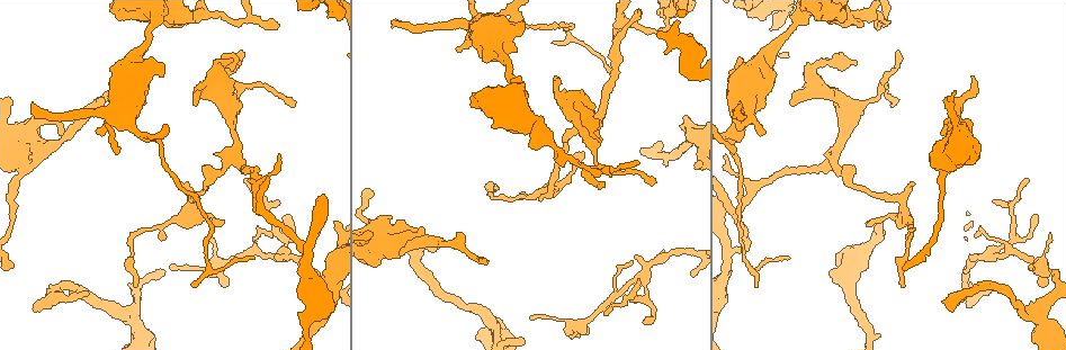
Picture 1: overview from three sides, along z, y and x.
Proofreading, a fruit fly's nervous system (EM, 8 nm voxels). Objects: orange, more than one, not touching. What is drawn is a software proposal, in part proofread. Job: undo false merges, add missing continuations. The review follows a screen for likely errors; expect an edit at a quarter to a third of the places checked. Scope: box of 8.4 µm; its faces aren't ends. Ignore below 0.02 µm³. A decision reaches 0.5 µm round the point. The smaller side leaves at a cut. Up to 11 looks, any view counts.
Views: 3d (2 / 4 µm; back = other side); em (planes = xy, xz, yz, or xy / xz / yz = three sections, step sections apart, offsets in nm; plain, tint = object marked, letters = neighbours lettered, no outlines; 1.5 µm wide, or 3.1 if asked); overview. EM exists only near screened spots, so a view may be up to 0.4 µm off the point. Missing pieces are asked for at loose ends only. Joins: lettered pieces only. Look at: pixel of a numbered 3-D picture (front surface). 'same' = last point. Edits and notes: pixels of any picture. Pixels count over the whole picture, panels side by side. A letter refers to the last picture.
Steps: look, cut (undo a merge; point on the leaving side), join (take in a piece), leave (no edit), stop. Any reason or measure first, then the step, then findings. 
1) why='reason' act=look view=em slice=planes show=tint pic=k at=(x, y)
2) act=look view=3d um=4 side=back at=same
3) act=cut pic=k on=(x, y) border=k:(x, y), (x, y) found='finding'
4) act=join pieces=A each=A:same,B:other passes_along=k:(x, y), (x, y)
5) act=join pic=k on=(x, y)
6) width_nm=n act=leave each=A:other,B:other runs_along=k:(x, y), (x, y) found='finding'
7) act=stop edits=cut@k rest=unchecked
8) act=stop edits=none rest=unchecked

why='thin end' act=look view=3d um=4 pic=1 at=(991, 292)

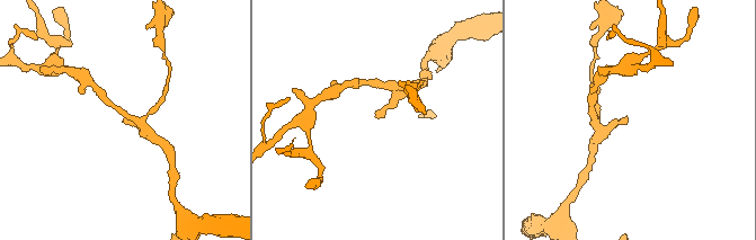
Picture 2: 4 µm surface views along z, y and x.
act=look view=em slice=planes show=letters pic=2 at=(627, 117)

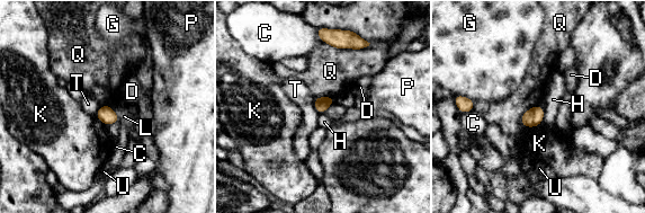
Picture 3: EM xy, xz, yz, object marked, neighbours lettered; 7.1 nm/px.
act=leave each=C:other,D:other,G:other,H:other,K:other,L:other,P:other,Q:other,T:other,U:other border=3:(107, 105), (119, 121) found='no lettered piece goes on from it'

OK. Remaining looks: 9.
why='free end' act=look view=3d um=4 pic=1 at=(271, 237)

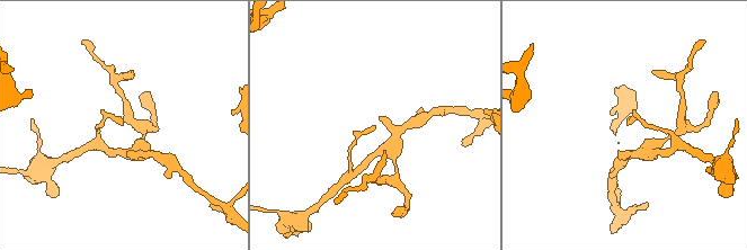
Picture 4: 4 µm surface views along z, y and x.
why='now the EM' act=look view=em slice=planes show=plain pic=4 at=(122, 123)

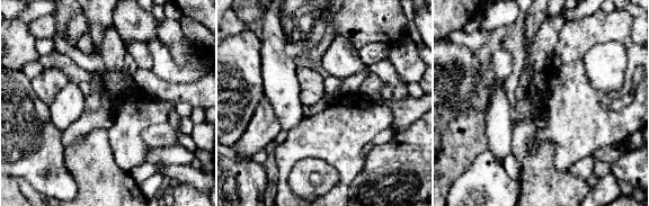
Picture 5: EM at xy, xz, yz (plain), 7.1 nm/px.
why='what lies round it' act=look view=em slice=planes show=letters at=same

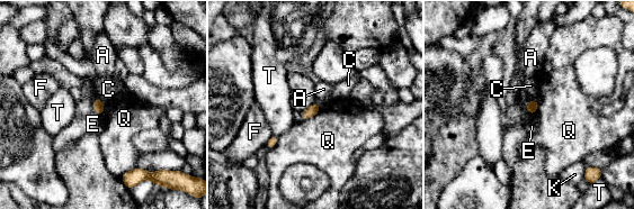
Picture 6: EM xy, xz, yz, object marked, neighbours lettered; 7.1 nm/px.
width_nm=80 act=leave each=A:other,C:other,E:other,F:other,K:other,Q:other,T:other border=6:(300, 111), (302, 120) found='no lettered piece goes on from it'

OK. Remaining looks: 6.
why='thick turns thin' act=look view=em slice=planes show=letters pic=1 at=(1043, 321)

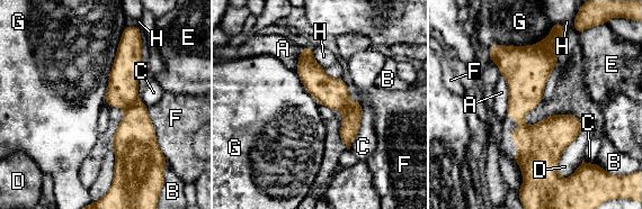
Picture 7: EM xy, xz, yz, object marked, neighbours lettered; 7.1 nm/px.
width_nm=200 act=leave each=A:other,B:other,C:other,D:other,E:other,F:other,G:other,H:other border=7:(123, 32), (103, 102) found='continuous, no second neuron'

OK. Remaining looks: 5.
why='branch stops here' act=look view=3d um=2 pic=1 at=(949, 308)

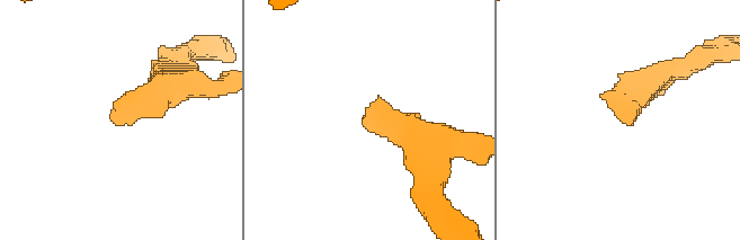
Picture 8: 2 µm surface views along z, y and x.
act=look view=em slice=planes show=letters pic=8 at=(113, 120)

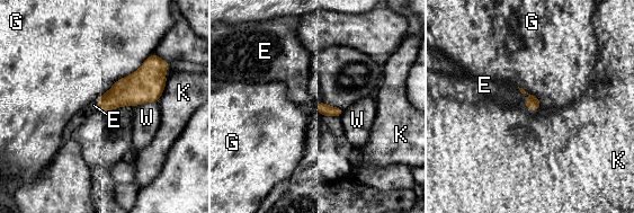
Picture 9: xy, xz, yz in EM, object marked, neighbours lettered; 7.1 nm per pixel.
act=join pieces=E each=E:same,G:other,K:other,W:other found='the neuron continues'

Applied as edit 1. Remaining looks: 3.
act=stop edits=join@9 rest=unchecked

